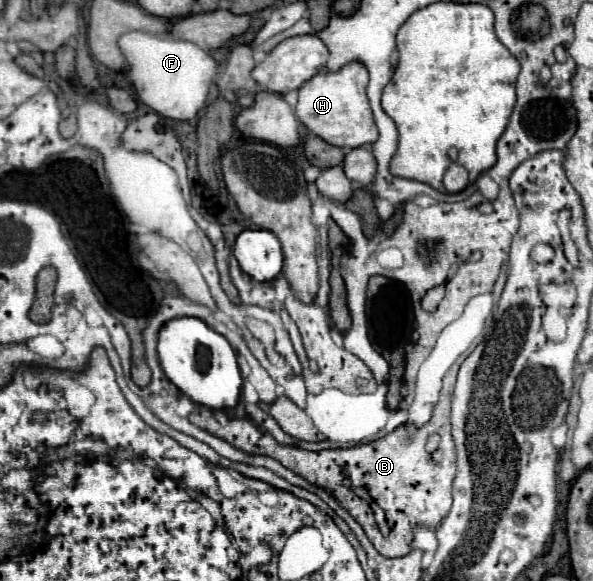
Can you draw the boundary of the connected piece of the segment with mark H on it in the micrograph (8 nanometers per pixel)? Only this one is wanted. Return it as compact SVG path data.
M350 61L334 73L318 73L300 87L296 117L326 143L336 147L362 147L378 139L378 129L372 119L370 103L366 97L368 71L362 63Z

